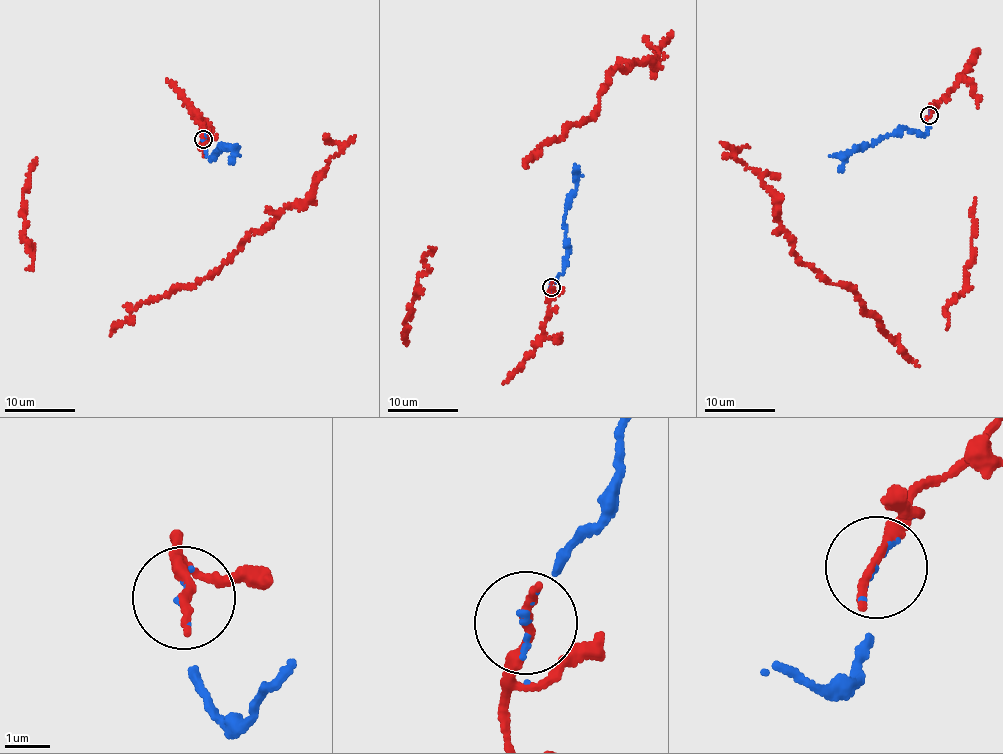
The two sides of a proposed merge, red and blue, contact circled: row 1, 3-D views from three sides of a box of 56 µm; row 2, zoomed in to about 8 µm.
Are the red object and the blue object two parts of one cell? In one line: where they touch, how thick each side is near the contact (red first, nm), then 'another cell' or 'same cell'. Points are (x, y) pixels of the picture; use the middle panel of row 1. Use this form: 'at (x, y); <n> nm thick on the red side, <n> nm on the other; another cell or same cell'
at (551, 287); 240 nm thick on the red side, 90 nm on the other; same cell

